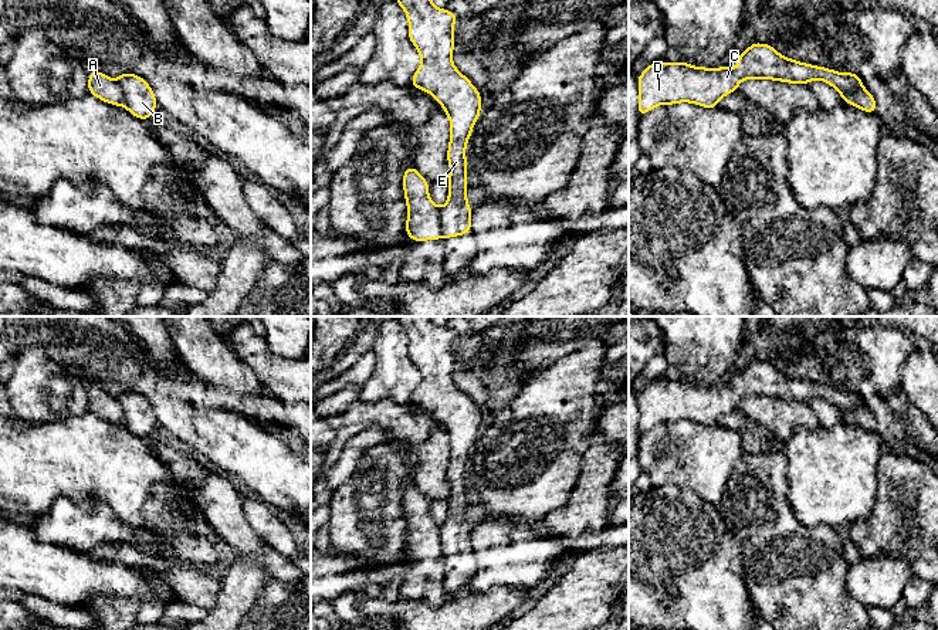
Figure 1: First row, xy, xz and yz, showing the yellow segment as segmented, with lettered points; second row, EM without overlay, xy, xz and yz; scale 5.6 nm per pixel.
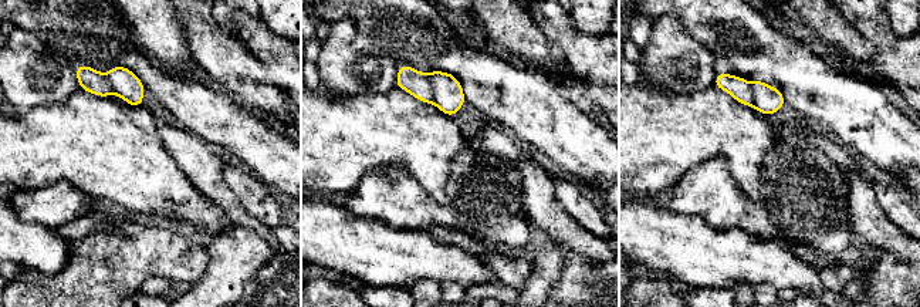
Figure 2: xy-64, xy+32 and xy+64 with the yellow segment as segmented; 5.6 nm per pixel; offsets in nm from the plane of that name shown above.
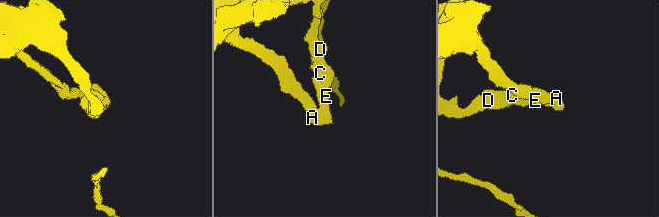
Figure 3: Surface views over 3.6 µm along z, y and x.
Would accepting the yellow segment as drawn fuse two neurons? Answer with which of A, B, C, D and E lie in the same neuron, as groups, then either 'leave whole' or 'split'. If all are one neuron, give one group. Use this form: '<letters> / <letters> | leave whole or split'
A / B C D E | split

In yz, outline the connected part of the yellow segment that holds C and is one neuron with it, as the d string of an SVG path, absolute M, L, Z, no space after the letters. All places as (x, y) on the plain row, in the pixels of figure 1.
M755 359L738 373L738 386L694 385L688 380L656 379L637 394L639 434L657 423L690 420L707 427L718 424L719 417L738 409L742 397L772 397L807 403L820 397L840 413L854 410L863 403L856 390L834 387L790 377L779 372L771 362Z

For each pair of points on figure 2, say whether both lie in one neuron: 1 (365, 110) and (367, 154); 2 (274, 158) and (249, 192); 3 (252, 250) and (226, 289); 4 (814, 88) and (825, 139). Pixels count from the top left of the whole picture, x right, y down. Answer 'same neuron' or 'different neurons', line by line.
1: same neuron
2: different neurons
3: same neuron
4: different neurons

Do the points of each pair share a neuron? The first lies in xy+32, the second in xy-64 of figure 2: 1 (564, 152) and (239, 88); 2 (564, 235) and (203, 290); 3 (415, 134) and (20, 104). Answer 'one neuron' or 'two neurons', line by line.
1: two neurons
2: two neurons
3: two neurons

